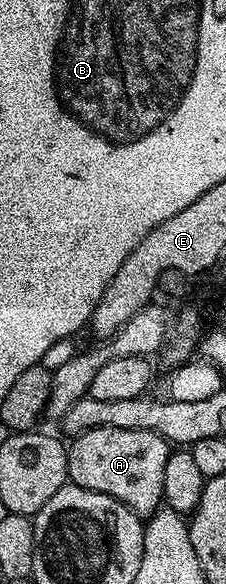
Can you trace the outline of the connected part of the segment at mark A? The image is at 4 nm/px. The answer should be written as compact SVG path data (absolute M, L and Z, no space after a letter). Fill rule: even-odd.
M97 427L70 442L67 475L70 484L117 499L141 519L148 519L164 504L165 463L172 446L153 431L121 431L121 427Z

